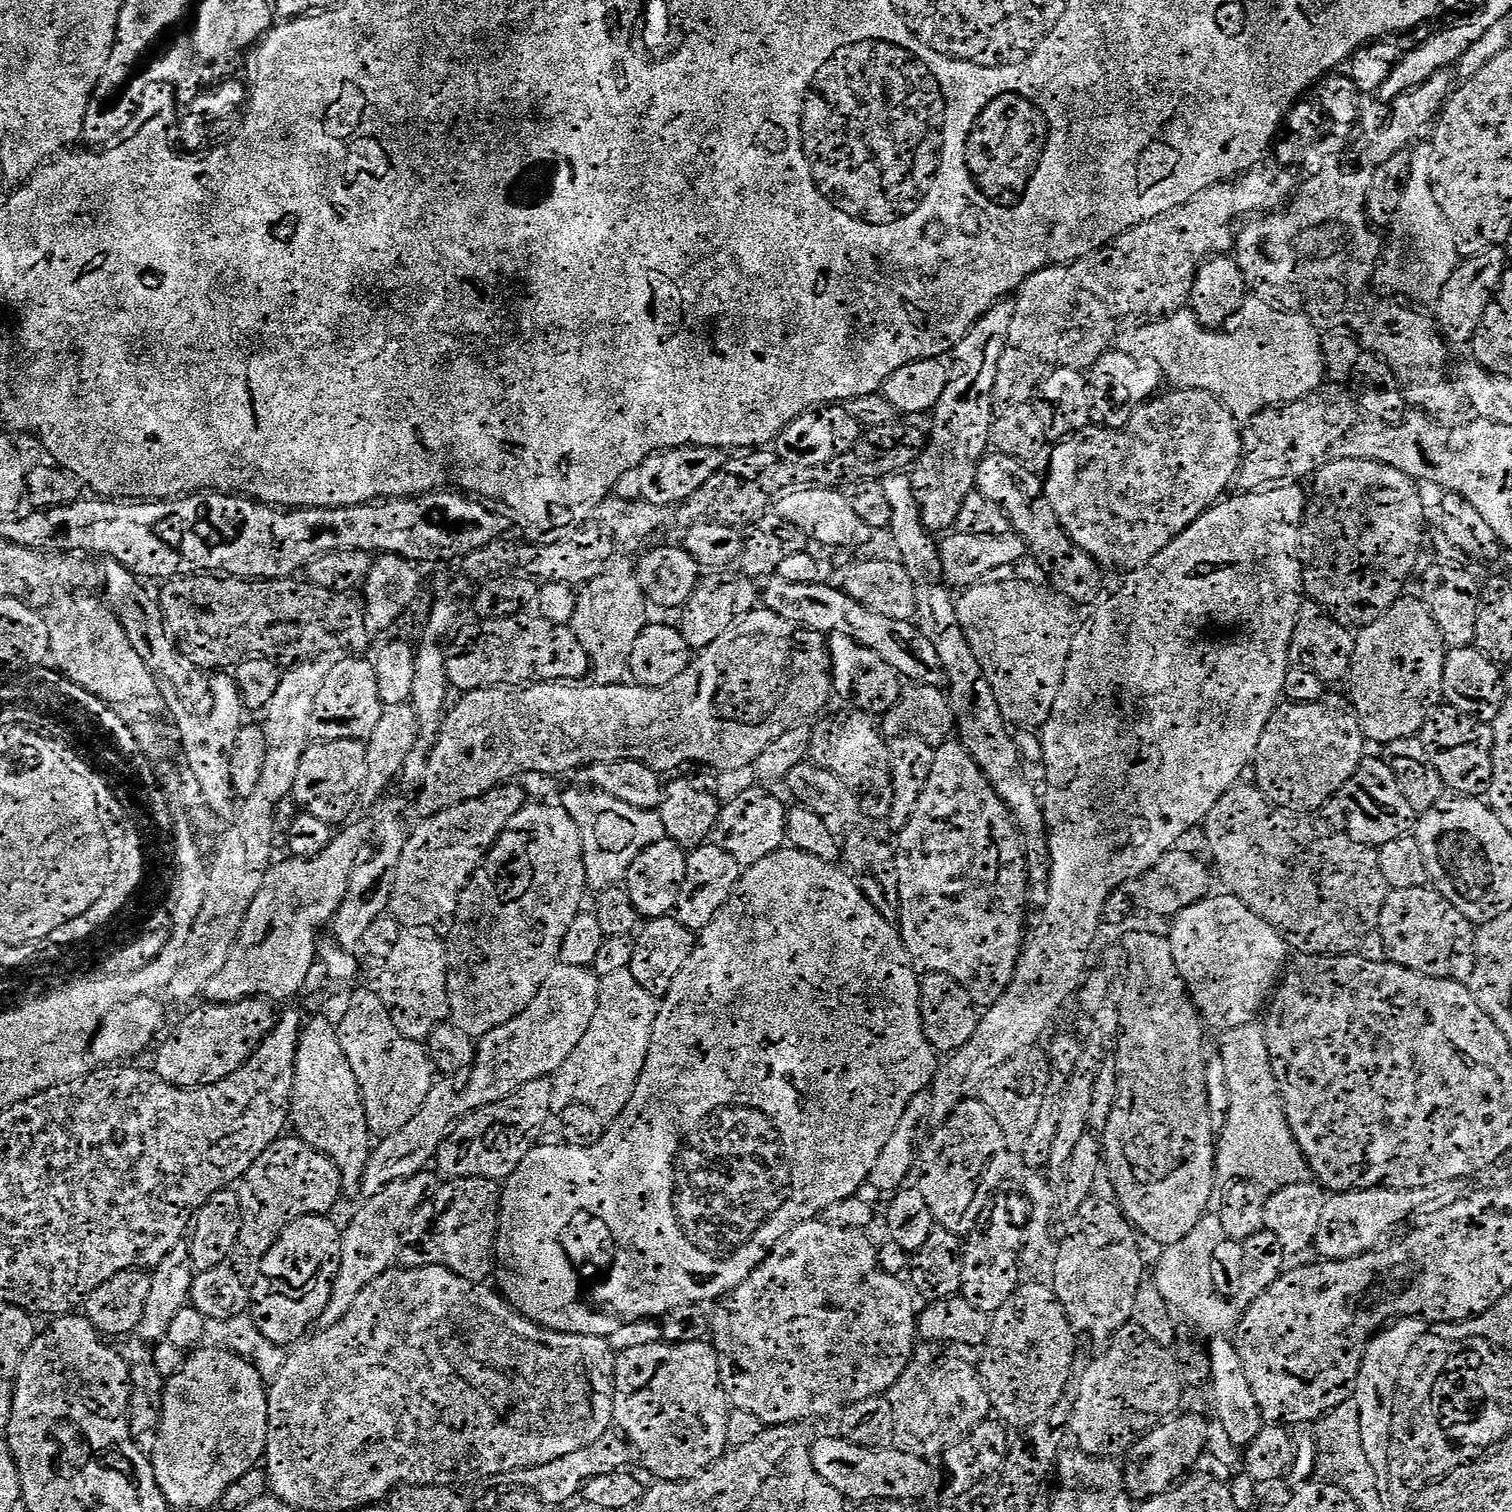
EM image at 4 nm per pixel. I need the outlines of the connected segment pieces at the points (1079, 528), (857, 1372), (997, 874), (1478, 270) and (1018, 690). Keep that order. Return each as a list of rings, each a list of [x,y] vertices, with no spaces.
[[[1178,389],[1165,391],[1147,400],[1142,407],[1134,410],[1130,422],[1126,422],[1124,428],[1089,426],[1059,441],[1051,452],[1052,457],[1048,460],[1048,476],[1046,475],[1044,480],[1044,497],[1050,502],[1053,514],[1058,518],[1058,522],[1064,527],[1069,538],[1082,550],[1086,550],[1086,554],[1096,559],[1101,569],[1113,568],[1114,571],[1120,572],[1119,574],[1127,574],[1146,566],[1150,558],[1162,554],[1162,550],[1166,550],[1166,546],[1170,546],[1170,542],[1174,542],[1174,538],[1178,538],[1182,530],[1186,530],[1207,508],[1211,508],[1229,491],[1227,488],[1231,486],[1236,471],[1242,468],[1244,437],[1241,425],[1230,416],[1229,410],[1226,410],[1218,398],[1202,390]]]
[[[823,1218],[802,1222],[768,1256],[734,1291],[729,1292],[715,1305],[710,1316],[710,1340],[718,1354],[718,1366],[722,1386],[726,1390],[731,1407],[738,1410],[750,1411],[761,1420],[765,1426],[773,1424],[790,1424],[800,1426],[803,1420],[820,1420],[823,1416],[832,1416],[843,1413],[851,1404],[862,1402],[866,1398],[884,1396],[902,1378],[906,1366],[912,1361],[912,1354],[918,1347],[918,1333],[916,1322],[918,1319],[917,1297],[907,1283],[904,1284],[892,1272],[887,1272],[880,1265],[880,1256],[872,1245],[867,1231],[846,1226],[834,1226]]]
[[[949,742],[936,749],[934,766],[930,769],[930,778],[926,778],[926,790],[922,790],[922,794],[918,794],[918,802],[910,814],[910,822],[906,822],[906,826],[895,839],[894,847],[896,865],[898,866],[898,902],[900,903],[898,927],[908,956],[913,965],[925,973],[950,974],[950,978],[957,980],[968,991],[977,1009],[987,1010],[990,1006],[994,1006],[994,1002],[998,998],[1002,998],[1002,994],[1006,994],[1026,943],[1024,919],[1028,916],[1028,908],[1030,909],[1028,863],[1024,857],[1024,841],[1020,829],[1016,827],[1016,822],[1012,819],[1012,813],[1004,805],[1002,798],[986,778],[986,774],[982,774],[978,762],[974,762],[974,758],[970,758],[968,751],[959,742]]]
[[[1503,247],[1487,248],[1484,252],[1461,259],[1454,274],[1450,274],[1446,286],[1442,286],[1440,295],[1434,301],[1434,319],[1436,327],[1440,329],[1440,335],[1449,345],[1471,345],[1482,322],[1482,314],[1486,314],[1486,306],[1490,306],[1494,294],[1500,288],[1502,274],[1509,267],[1508,256],[1504,251]]]
[[[1024,580],[984,583],[988,582],[973,583],[956,600],[958,622],[962,622],[966,642],[970,642],[970,650],[974,650],[994,690],[994,698],[998,698],[998,710],[1002,710],[1009,725],[1043,729],[1066,674],[1073,629],[1060,621],[1059,614],[1034,585]]]

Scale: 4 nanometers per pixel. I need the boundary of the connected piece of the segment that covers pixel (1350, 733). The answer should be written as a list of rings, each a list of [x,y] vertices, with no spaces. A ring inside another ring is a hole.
[[[1326,694],[1322,699],[1305,704],[1281,703],[1274,710],[1270,722],[1266,722],[1266,730],[1262,730],[1262,738],[1258,742],[1254,772],[1256,768],[1255,787],[1260,793],[1275,804],[1277,808],[1289,810],[1320,810],[1328,803],[1328,799],[1358,770],[1366,755],[1366,741],[1356,707],[1347,695],[1332,696]]]

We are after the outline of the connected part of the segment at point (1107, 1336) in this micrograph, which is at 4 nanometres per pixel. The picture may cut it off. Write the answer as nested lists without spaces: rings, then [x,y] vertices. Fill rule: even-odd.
[[[1100,1195],[1089,1196],[1086,1202],[1082,1202],[1075,1209],[1076,1221],[1069,1226],[1068,1233],[1060,1244],[1060,1253],[1056,1256],[1056,1269],[1052,1272],[1050,1287],[1065,1310],[1072,1310],[1072,1307],[1080,1308],[1080,1313],[1074,1316],[1075,1327],[1081,1333],[1084,1331],[1094,1343],[1104,1346],[1112,1339],[1112,1333],[1122,1330],[1122,1326],[1126,1326],[1131,1321],[1135,1296],[1140,1285],[1145,1283],[1146,1276],[1143,1272],[1144,1260],[1136,1249],[1138,1236],[1128,1236],[1131,1222],[1120,1211],[1119,1203],[1111,1199],[1108,1201],[1106,1197]]]

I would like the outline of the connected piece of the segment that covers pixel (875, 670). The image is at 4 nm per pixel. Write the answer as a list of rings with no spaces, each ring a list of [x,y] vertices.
[[[831,634],[828,640],[828,656],[832,659],[830,667],[830,684],[851,707],[869,714],[889,712],[900,697],[902,678],[874,650],[866,650],[866,646],[858,646],[854,638],[846,638],[846,634]]]

